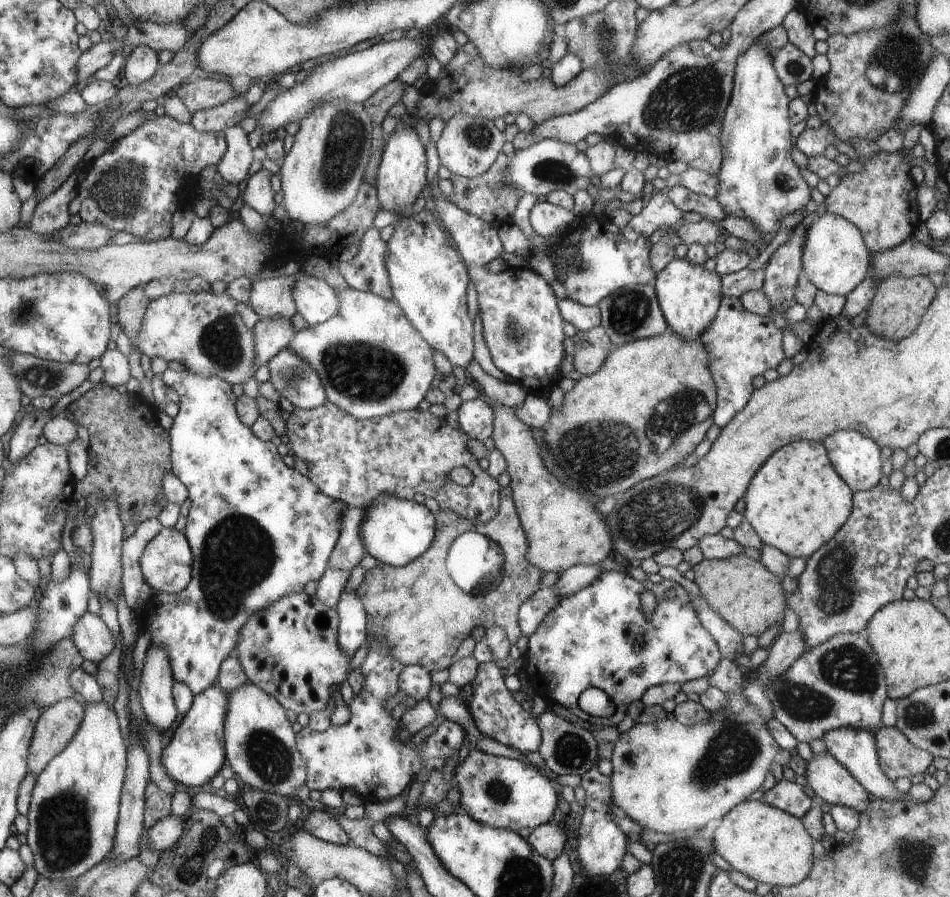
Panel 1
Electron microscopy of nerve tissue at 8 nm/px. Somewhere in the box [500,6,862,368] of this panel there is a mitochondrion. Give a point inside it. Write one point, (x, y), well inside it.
(688, 101)

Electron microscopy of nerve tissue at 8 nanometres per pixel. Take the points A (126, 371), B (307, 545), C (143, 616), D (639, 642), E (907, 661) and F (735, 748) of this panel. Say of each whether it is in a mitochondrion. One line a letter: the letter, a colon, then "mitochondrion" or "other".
A: other
B: other
C: other
D: other
E: other
F: mitochondrion

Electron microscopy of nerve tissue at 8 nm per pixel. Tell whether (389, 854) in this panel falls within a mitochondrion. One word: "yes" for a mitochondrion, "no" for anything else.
no

